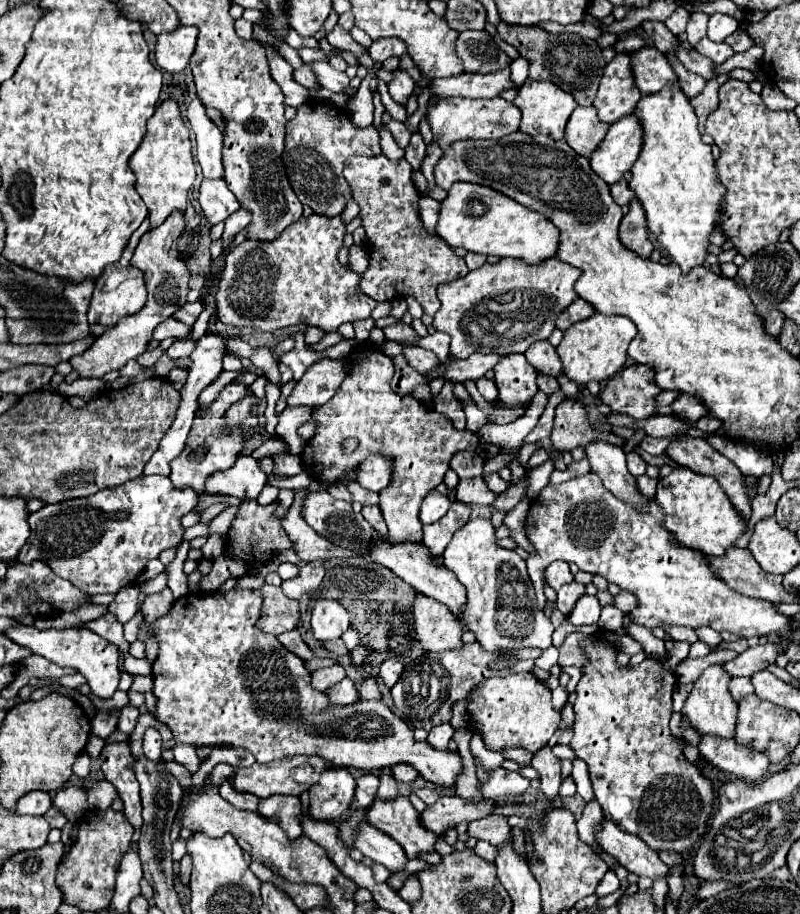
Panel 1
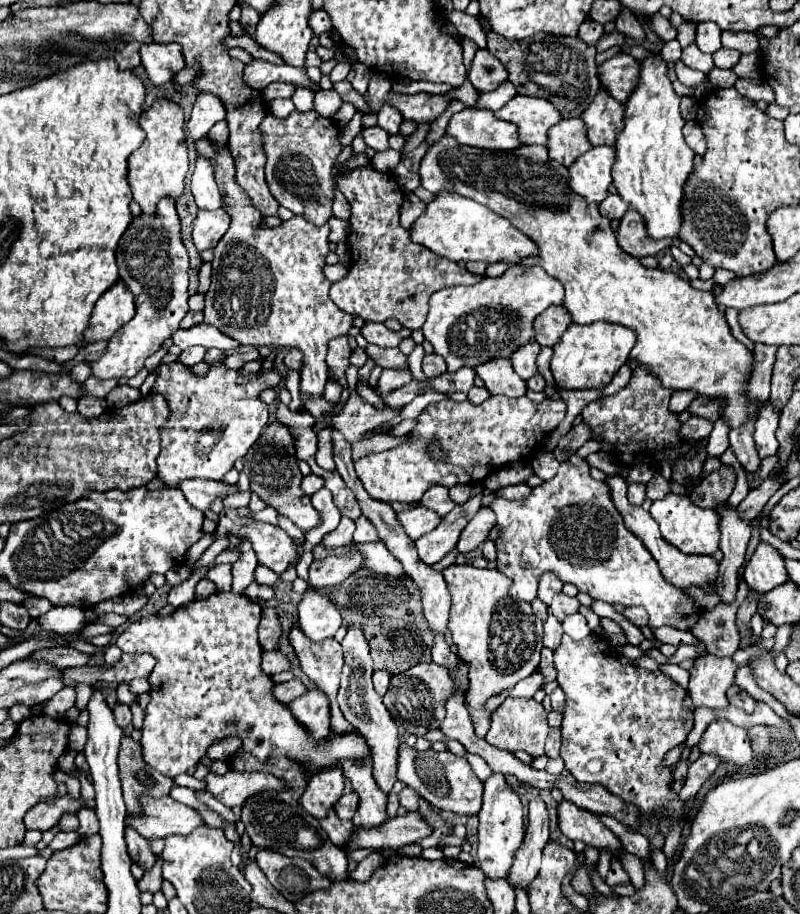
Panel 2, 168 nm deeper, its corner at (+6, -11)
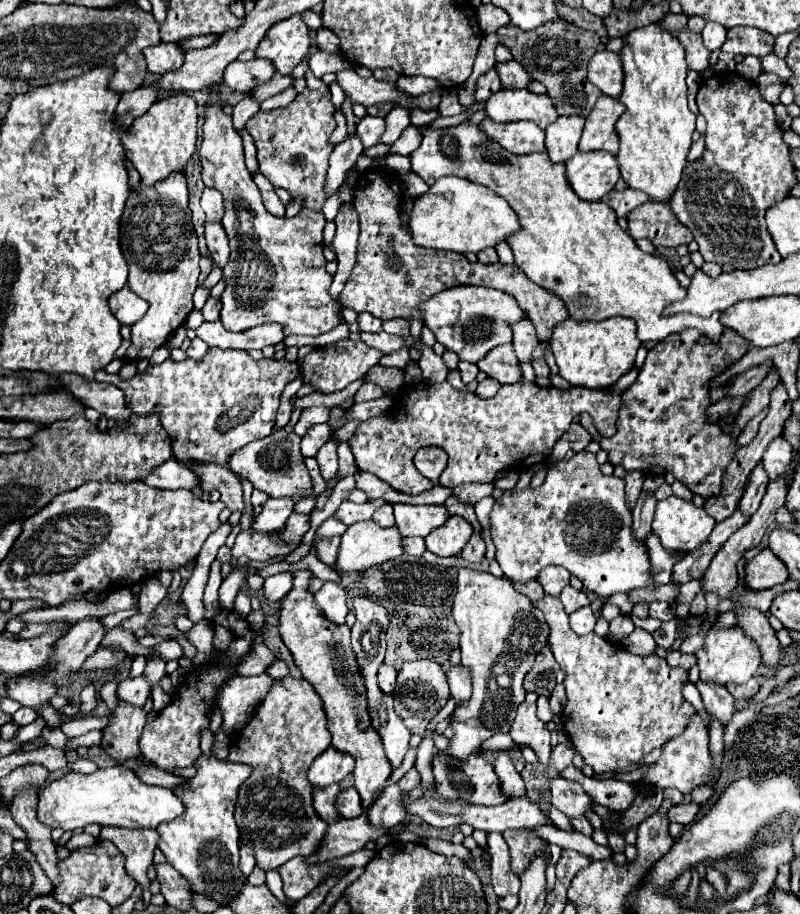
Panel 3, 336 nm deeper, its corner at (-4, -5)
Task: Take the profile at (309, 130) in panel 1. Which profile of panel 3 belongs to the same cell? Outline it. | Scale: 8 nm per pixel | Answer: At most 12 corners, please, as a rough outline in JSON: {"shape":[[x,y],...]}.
{"shape":[[305,88],[245,124],[259,172],[321,210],[337,126]]}

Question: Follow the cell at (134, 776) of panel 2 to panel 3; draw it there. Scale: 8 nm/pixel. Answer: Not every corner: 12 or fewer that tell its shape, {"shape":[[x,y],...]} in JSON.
{"shape":[[119,700],[103,729],[102,747],[139,760],[147,722],[143,708]]}

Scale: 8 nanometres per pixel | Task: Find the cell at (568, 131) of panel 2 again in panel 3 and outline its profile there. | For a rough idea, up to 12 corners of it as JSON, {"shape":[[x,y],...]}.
{"shape":[[559,116],[545,128],[553,162],[577,154],[581,116]]}

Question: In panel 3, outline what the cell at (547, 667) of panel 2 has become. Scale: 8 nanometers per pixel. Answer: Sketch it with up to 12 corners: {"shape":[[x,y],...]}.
{"shape":[[539,650],[525,676],[525,692],[551,696],[557,662]]}

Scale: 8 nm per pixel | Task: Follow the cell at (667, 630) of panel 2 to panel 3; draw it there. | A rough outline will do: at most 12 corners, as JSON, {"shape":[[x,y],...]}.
{"shape":[[631,614],[631,620],[637,628],[643,628],[651,634],[661,626],[653,618],[641,620]]}

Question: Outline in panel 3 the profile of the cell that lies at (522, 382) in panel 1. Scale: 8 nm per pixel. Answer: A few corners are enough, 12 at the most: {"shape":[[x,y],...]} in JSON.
{"shape":[[509,344],[493,348],[477,366],[501,384],[521,378]]}

